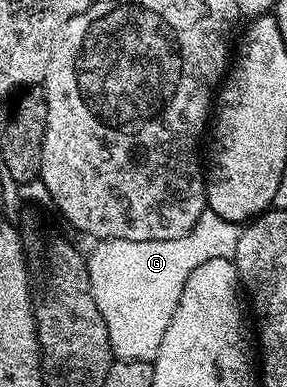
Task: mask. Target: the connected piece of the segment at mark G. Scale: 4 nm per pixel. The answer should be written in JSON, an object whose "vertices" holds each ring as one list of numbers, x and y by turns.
{"vertices":[[203,214,195,221,193,228,183,237,175,237,171,241,123,241,122,239,102,239,96,244,93,252,88,252,89,281,91,297,95,305,99,305,99,313,103,313,103,321,107,325,109,344,117,359,127,361,143,361,152,363,159,353,159,345,163,341,163,333,167,333,167,325,171,321,174,309,179,305,179,297,183,293,183,285,187,277,203,261,212,259,228,259,232,256,241,236,241,227,236,223,220,219,215,214]]}

